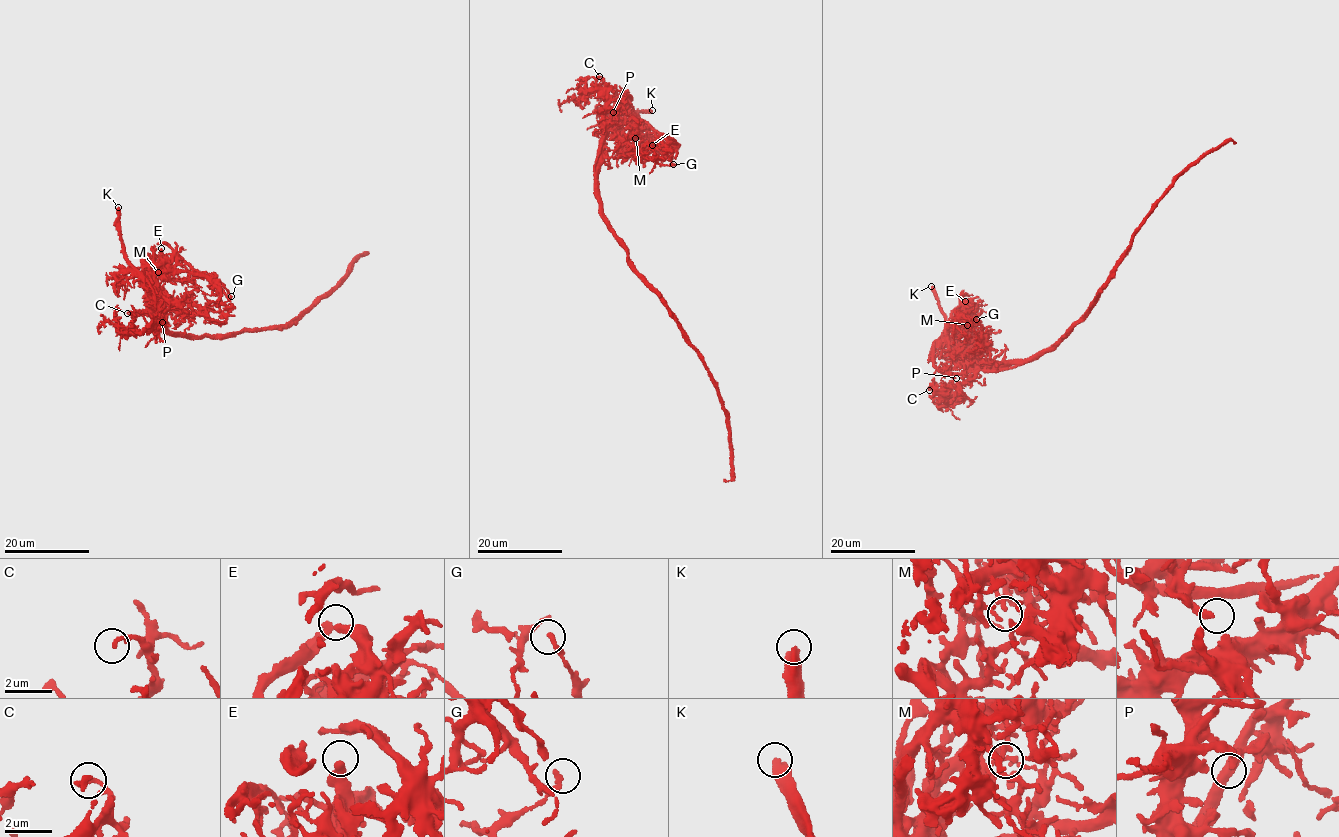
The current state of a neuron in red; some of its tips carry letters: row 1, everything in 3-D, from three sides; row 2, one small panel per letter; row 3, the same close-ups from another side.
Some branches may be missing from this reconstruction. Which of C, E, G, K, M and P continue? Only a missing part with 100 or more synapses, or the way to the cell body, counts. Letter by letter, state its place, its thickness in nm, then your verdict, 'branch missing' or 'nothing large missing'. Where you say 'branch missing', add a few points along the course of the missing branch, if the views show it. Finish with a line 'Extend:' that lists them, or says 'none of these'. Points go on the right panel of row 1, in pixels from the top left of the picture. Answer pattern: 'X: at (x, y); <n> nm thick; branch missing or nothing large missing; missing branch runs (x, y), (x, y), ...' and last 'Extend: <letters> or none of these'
C: at (929, 390); 180 nm thick; nothing large missing
E: at (965, 301); 280 nm thick; nothing large missing
G: at (976, 319); 240 nm thick; nothing large missing
K: at (931, 286); 480 nm thick; branch missing; missing branch runs (931, 286), (949, 269), (958, 240), (974, 228), (972, 224)
M: at (967, 325); 200 nm thick; nothing large missing
P: at (956, 378); 150 nm thick; nothing large missing
Extend: K

